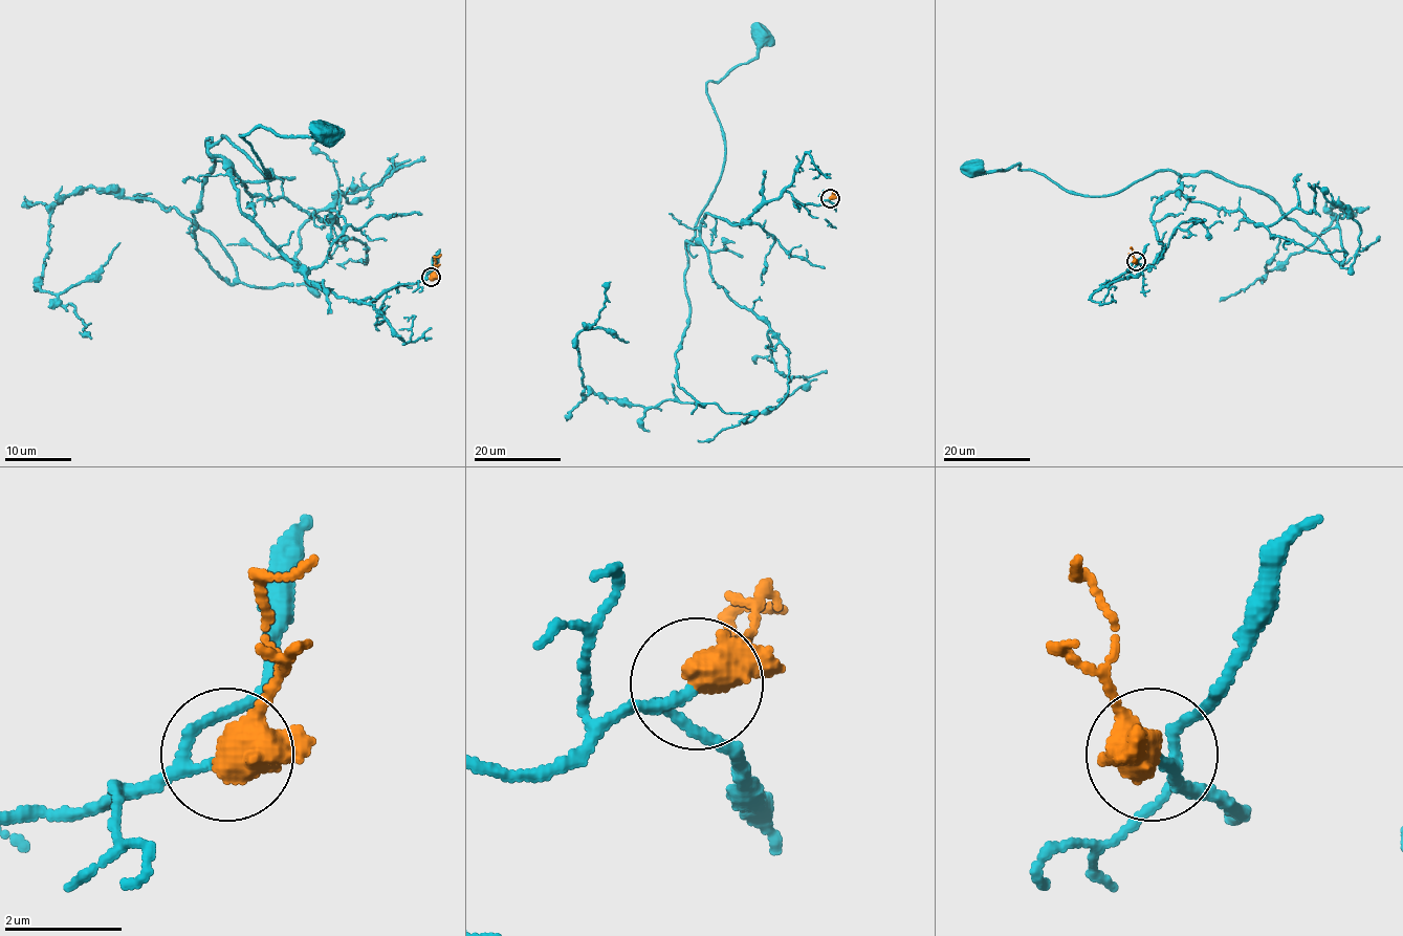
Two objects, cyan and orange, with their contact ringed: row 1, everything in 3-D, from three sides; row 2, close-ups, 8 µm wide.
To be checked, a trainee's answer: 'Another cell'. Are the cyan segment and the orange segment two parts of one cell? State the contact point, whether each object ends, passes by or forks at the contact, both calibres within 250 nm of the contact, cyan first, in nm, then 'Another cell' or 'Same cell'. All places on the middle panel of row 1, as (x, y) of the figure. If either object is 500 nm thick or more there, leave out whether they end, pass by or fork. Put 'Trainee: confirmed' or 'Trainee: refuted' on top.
Trainee: refuted
Place: (830, 198). At the ring cyan passes by. At the ring orange passes by. Thickness 120 nm (cyan) against 480 nm. Same cell

